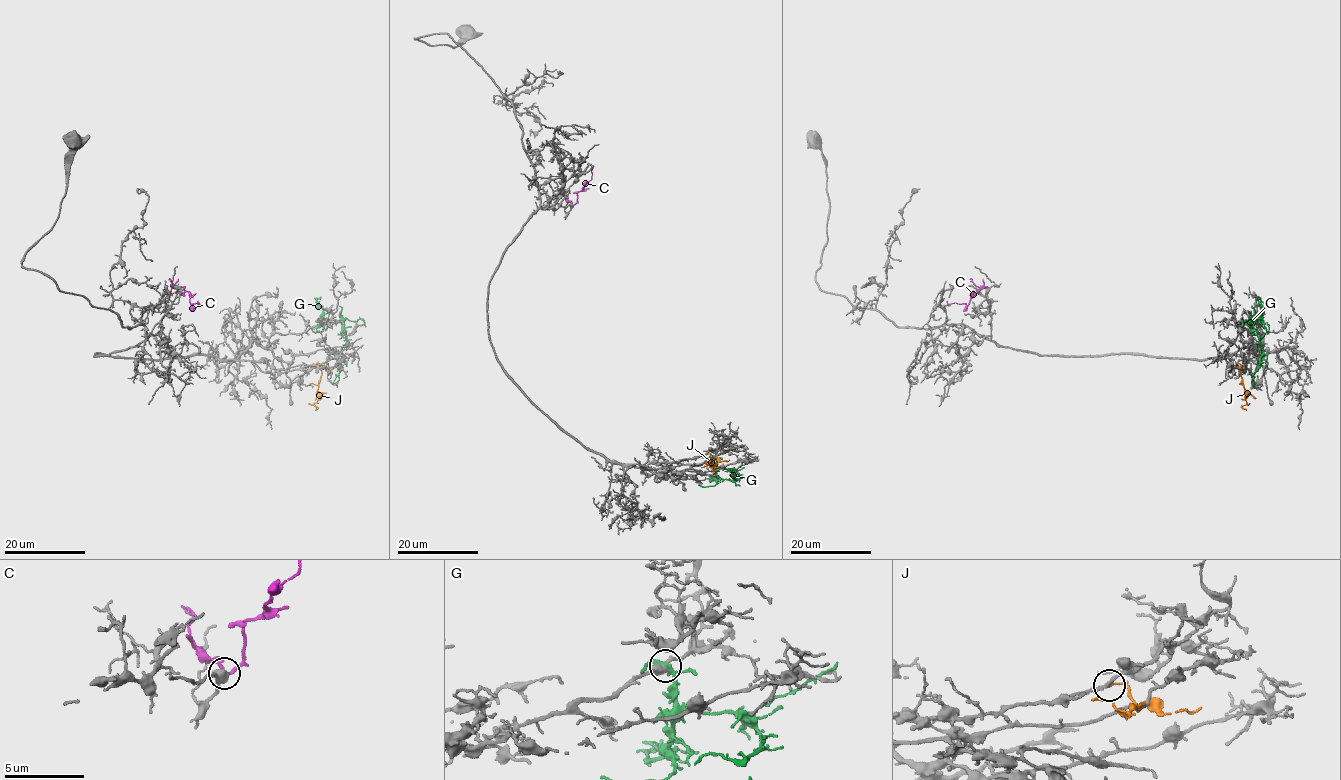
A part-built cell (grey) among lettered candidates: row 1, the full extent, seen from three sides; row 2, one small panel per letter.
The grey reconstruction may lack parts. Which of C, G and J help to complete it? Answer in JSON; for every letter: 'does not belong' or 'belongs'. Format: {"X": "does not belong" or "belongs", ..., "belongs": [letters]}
{"C": "belongs", "G": "does not belong", "J": "does not belong", "belongs": ["C"]}

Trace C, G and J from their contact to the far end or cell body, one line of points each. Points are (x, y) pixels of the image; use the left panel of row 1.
C: (179, 287), (189, 292), (191, 305), (199, 303), (197, 300)
G: (321, 325), (339, 322), (345, 332), (346, 344), (341, 350), (340, 371), (334, 381), (337, 386)
J: (313, 364), (321, 366), (322, 373), (317, 390), (318, 400), (313, 405), (317, 407), (315, 410)

